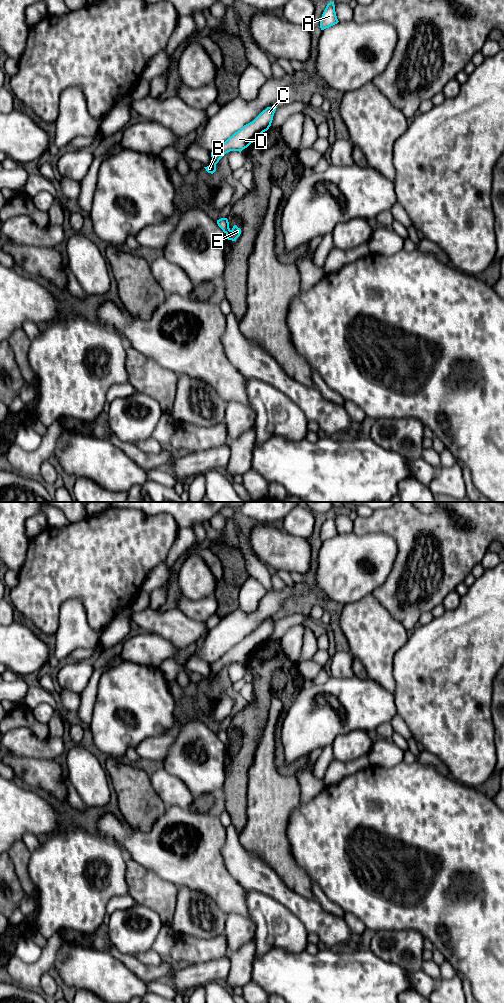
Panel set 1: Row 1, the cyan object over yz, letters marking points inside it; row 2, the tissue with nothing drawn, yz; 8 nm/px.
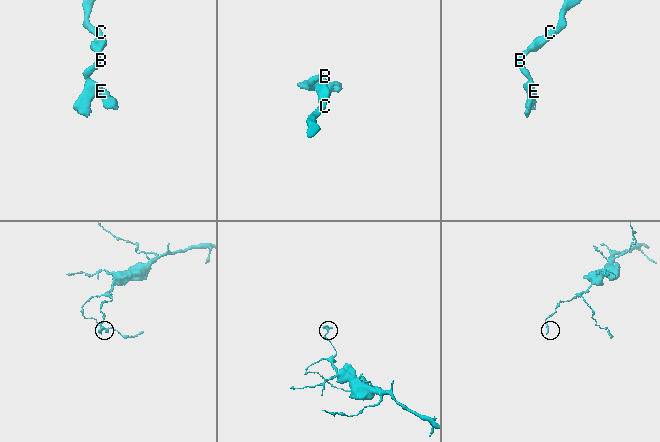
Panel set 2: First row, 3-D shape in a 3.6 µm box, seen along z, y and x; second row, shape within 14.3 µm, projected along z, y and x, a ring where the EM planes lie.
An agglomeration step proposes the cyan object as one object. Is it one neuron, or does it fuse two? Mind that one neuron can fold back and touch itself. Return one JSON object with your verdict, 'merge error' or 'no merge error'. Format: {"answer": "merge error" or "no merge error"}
{"answer": "merge error"}

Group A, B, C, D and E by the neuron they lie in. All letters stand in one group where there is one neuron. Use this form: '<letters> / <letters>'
A B C D / E

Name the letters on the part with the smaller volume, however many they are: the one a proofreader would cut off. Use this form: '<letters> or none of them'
E

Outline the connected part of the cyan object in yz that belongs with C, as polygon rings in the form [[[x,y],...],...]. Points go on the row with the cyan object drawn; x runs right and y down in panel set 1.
[[[276,106],[267,107],[252,122],[244,125],[240,130],[229,137],[219,148],[211,152],[212,161],[204,167],[208,173],[216,171],[216,164],[230,151],[239,151],[247,148],[251,143],[271,126]]]

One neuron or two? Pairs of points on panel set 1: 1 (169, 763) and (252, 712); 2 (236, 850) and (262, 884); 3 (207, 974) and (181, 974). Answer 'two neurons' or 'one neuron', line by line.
1: two neurons
2: one neuron
3: one neuron

